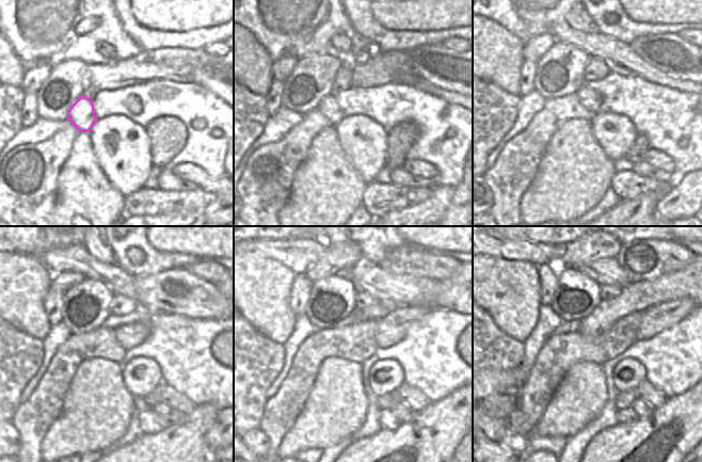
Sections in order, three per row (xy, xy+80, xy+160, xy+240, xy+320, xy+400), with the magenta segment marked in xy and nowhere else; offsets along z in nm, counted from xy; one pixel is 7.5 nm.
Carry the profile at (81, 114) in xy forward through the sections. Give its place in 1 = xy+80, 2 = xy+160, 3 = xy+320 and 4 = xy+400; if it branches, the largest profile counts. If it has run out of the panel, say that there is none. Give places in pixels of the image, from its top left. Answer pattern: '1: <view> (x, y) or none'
1: xy+80 (328, 107)
2: xy+160 (590, 99)
3: xy+320 (392, 329)
4: xy+400 (654, 320)

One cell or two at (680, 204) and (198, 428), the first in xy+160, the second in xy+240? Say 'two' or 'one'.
two

